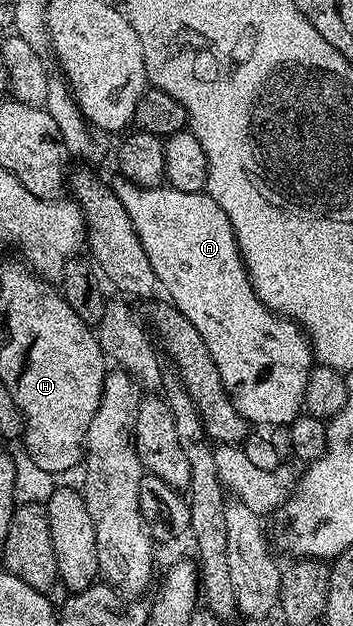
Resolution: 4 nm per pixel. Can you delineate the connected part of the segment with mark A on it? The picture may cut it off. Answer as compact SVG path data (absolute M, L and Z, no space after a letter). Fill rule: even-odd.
M124 178L115 179L112 183L114 196L124 205L140 237L140 245L144 245L144 253L148 253L156 277L160 277L163 292L169 302L178 307L192 325L196 325L196 333L204 337L204 345L208 345L208 353L212 353L212 361L218 366L232 405L236 405L250 425L271 423L278 427L281 423L293 423L303 414L310 369L316 363L310 340L299 324L275 315L254 292L228 213L224 213L210 195L201 191L180 193L180 189L169 185L137 187Z

